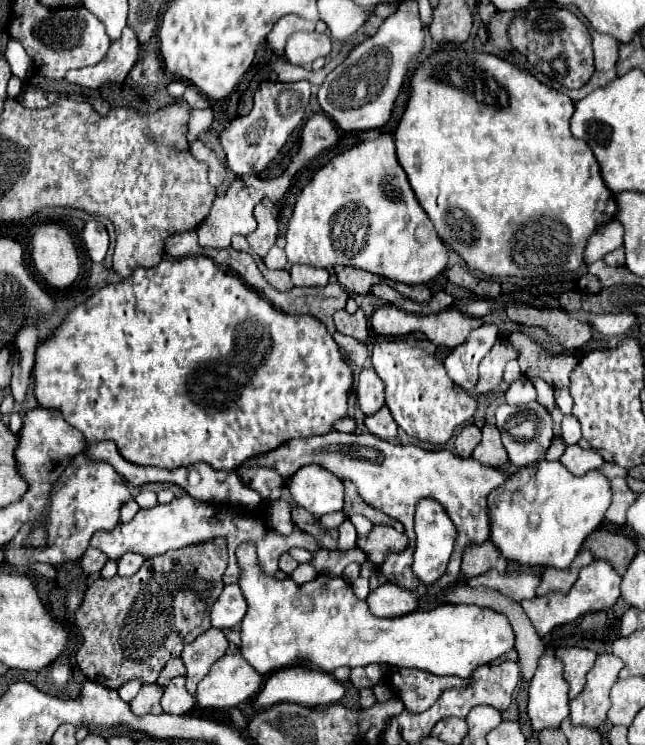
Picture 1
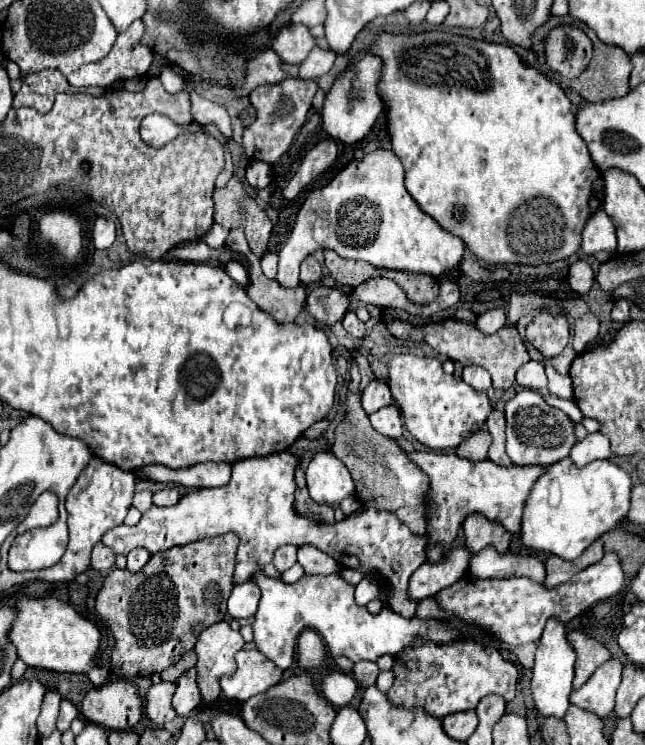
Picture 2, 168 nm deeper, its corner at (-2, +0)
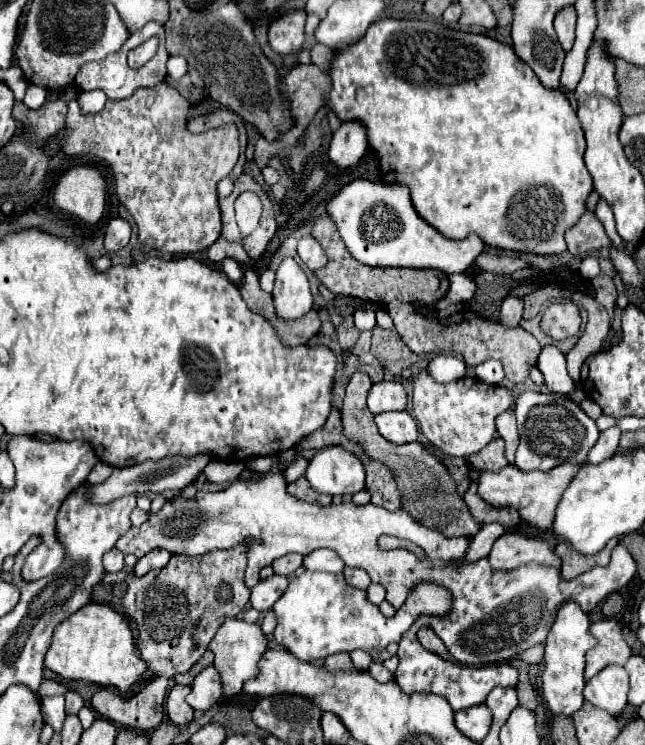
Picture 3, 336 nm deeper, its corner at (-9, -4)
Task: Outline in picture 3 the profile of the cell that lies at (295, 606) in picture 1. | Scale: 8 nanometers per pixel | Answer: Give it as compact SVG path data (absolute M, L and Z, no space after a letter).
M306 571L304 575L290 579L284 595L272 607L278 621L274 629L274 641L306 663L322 661L324 657L342 651L384 651L390 643L400 643L402 635L412 626L416 615L440 615L444 611L450 611L452 601L446 593L448 591L438 585L420 583L420 587L416 587L416 591L408 597L408 603L397 610L392 619L386 619L378 611L378 607L366 599L364 591L354 589L346 583L342 573L328 575Z

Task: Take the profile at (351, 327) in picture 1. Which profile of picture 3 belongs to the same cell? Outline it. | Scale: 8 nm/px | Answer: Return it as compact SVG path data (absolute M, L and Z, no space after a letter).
M356 309L354 313L354 327L362 331L372 331L376 327L376 317L372 309Z

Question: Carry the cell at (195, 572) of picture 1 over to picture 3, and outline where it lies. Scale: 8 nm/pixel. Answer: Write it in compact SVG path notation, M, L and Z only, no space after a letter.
M242 541L232 549L210 551L204 555L172 555L168 565L150 571L144 577L136 577L134 573L126 573L126 595L122 597L122 611L124 615L138 627L136 649L144 663L148 663L148 671L158 677L174 677L178 673L186 673L208 649L208 643L216 635L218 627L222 625L224 617L238 617L250 597L250 589L244 585L244 571L246 571L246 553L248 545Z

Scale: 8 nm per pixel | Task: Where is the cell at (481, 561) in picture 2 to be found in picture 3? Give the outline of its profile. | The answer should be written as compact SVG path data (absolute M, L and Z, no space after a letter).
M512 531L512 535L502 535L488 555L488 563L496 571L514 571L532 561L560 569L560 559L546 541L526 539L516 531Z

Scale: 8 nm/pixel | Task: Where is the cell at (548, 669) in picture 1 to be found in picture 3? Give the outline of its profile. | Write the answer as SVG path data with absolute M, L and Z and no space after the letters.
M564 603L560 607L556 621L546 639L546 655L544 655L544 673L542 673L542 695L554 715L572 715L584 703L584 657L586 651L594 647L592 635L588 635L588 615L576 607L576 603Z

